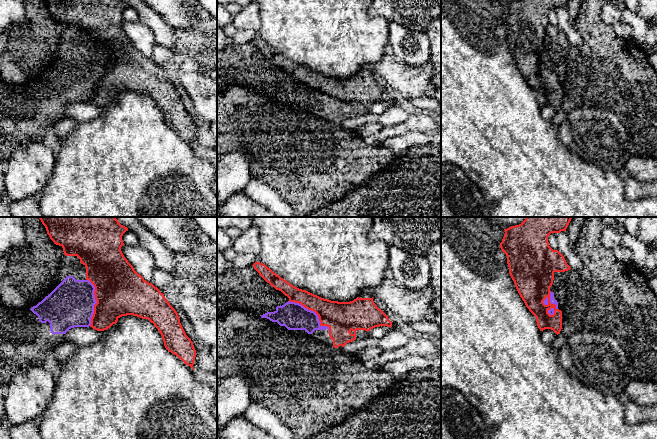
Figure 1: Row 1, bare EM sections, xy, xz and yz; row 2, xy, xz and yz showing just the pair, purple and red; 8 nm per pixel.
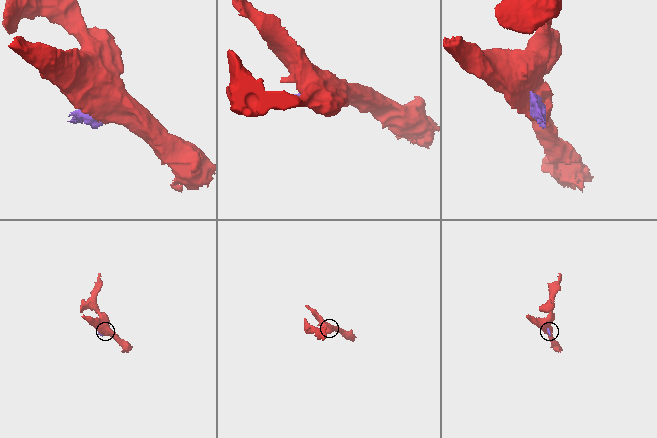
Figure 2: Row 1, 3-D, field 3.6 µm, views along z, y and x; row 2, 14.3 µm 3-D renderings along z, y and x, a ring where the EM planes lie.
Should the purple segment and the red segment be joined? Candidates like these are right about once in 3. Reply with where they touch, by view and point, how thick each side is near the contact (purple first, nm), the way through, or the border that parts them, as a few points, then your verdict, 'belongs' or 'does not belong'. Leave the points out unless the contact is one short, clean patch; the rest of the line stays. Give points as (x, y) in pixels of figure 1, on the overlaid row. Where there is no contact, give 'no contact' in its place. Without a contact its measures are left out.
yz (552, 303) | 50/300 nm | does not belong

